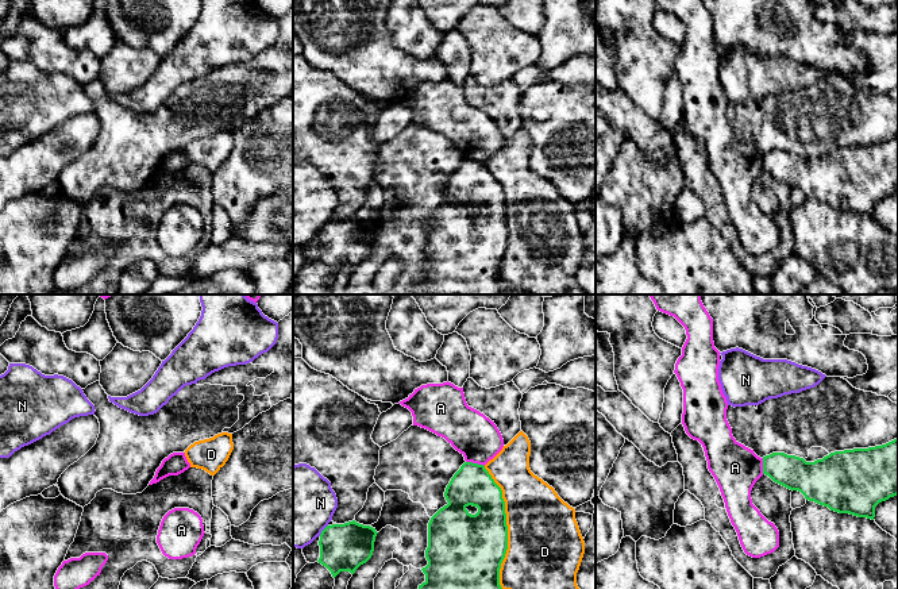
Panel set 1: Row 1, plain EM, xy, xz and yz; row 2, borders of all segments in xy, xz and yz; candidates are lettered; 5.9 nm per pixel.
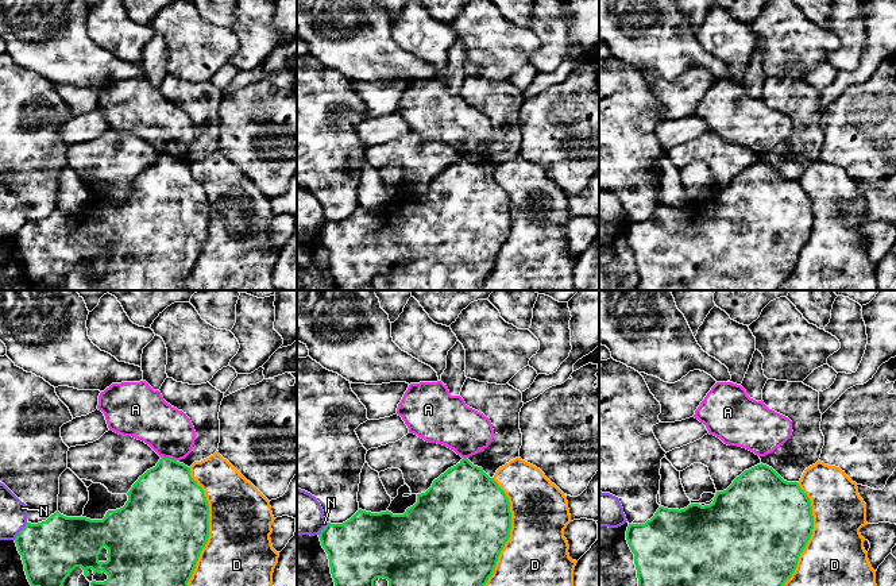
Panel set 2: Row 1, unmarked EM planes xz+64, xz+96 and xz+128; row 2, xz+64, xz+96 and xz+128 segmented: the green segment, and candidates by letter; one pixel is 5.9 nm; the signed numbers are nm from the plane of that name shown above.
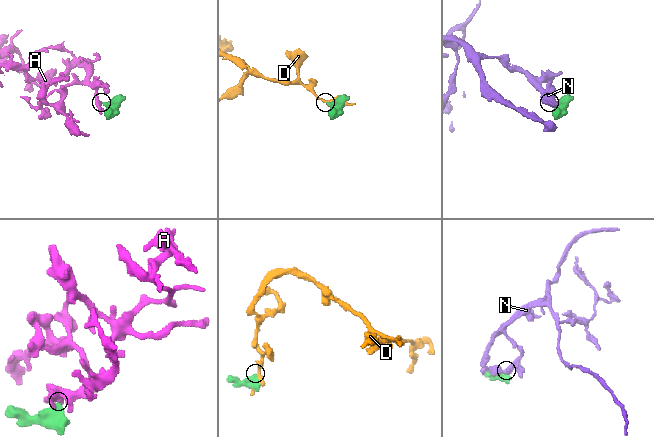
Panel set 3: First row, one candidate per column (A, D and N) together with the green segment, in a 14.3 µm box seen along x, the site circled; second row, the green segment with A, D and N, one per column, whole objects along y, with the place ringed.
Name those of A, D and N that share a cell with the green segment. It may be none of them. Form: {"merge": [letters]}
{"merge": []}

